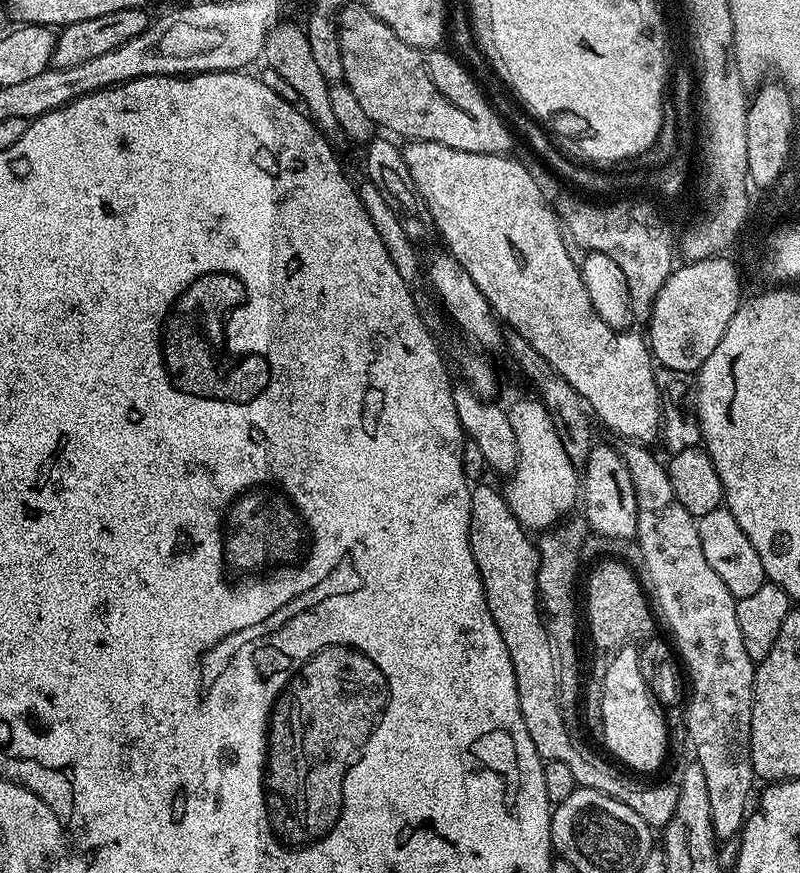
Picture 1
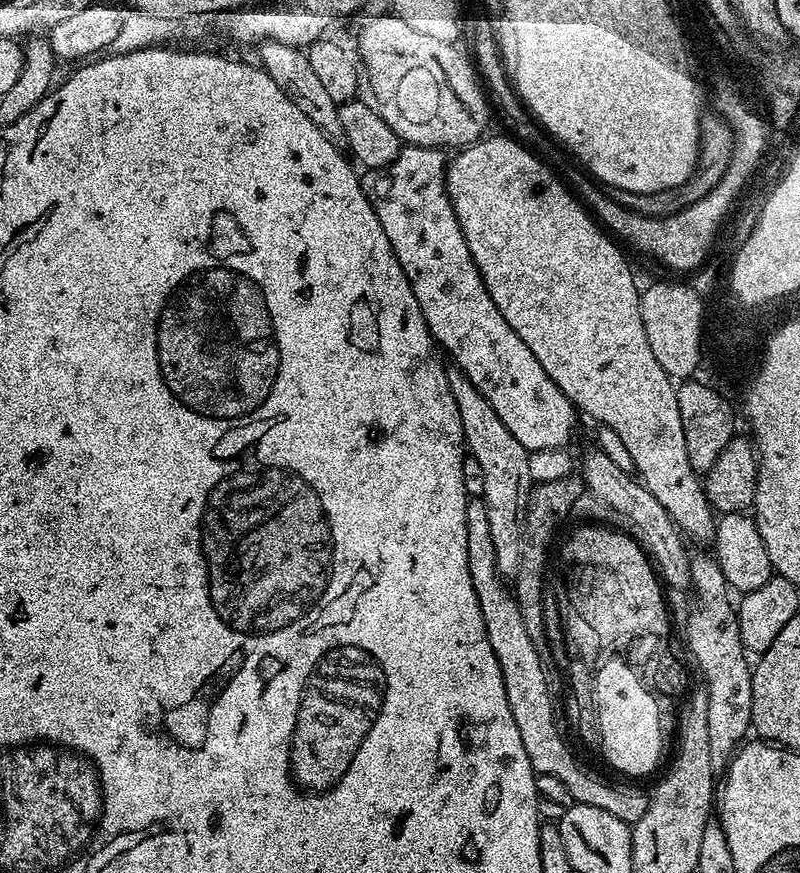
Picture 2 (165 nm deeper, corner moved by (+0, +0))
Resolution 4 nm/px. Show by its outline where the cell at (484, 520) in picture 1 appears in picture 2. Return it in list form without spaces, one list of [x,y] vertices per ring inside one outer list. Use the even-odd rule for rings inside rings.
[[[480,498],[469,499],[466,506],[466,558],[470,566],[470,582],[474,586],[474,594],[478,594],[482,622],[486,622],[486,638],[490,642],[490,650],[494,650],[494,658],[498,658],[502,682],[506,686],[506,702],[510,702],[510,714],[514,714],[514,723],[518,726],[518,735],[522,737],[522,747],[526,750],[532,771],[537,776],[550,774],[558,778],[558,782],[570,790],[575,803],[598,806],[598,810],[606,810],[614,814],[614,818],[622,818],[622,822],[633,826],[647,810],[649,793],[639,792],[636,788],[619,788],[596,776],[587,776],[556,729],[552,692],[548,689],[548,676],[544,673],[547,672],[546,665],[538,658],[534,642],[530,642],[530,634],[526,630],[526,622],[522,622],[522,610],[518,610],[515,595],[509,589],[508,592],[504,589],[505,581],[494,558],[494,542],[490,542],[486,506]]]

